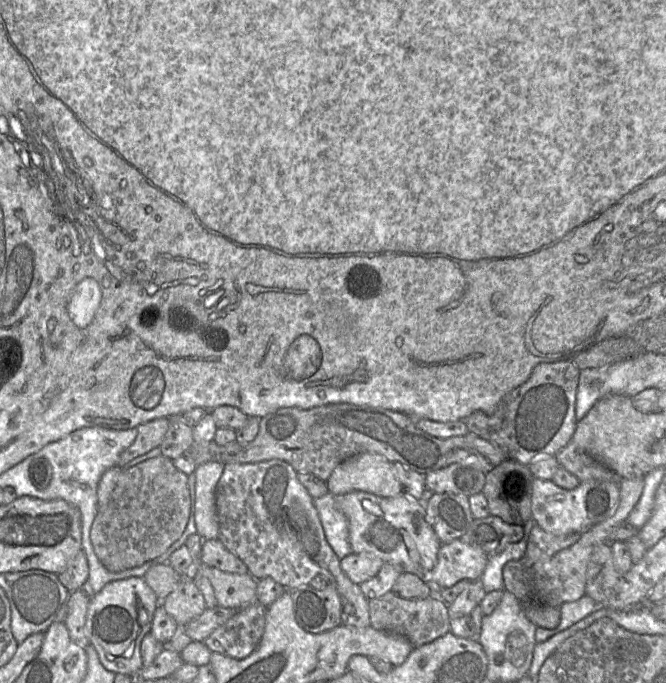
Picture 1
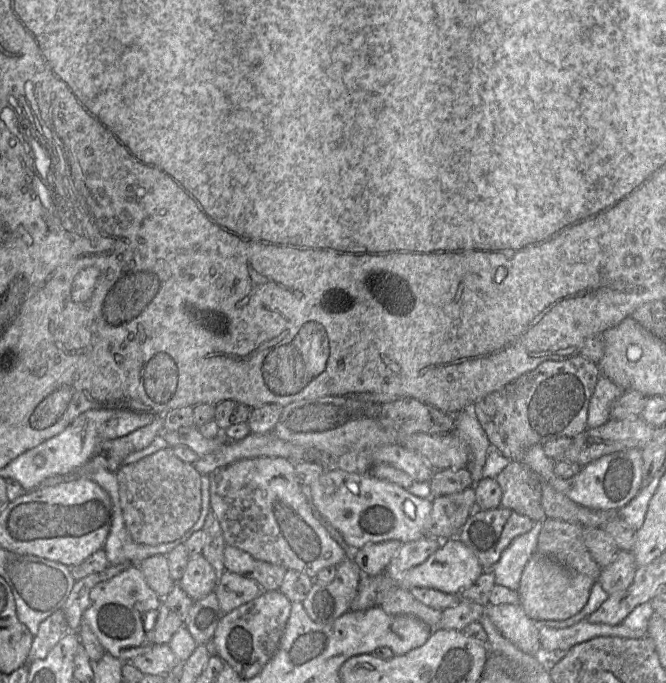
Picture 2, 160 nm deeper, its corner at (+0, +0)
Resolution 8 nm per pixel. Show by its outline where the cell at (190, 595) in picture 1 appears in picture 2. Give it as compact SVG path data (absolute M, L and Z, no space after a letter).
M199 554L191 557L184 575L176 583L179 583L180 587L197 601L215 591L217 579L211 564L203 554Z

